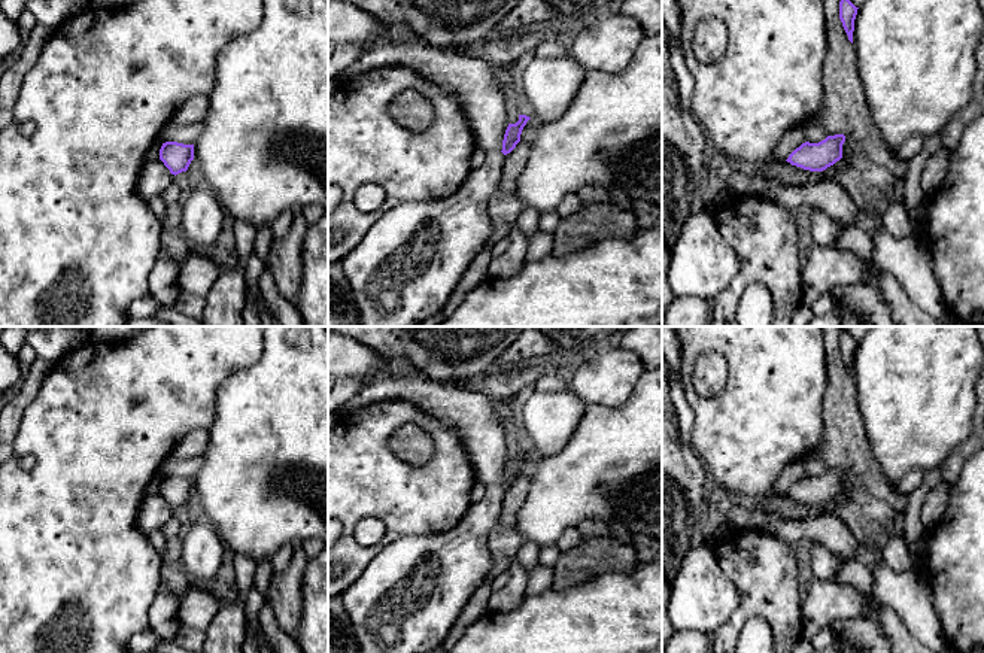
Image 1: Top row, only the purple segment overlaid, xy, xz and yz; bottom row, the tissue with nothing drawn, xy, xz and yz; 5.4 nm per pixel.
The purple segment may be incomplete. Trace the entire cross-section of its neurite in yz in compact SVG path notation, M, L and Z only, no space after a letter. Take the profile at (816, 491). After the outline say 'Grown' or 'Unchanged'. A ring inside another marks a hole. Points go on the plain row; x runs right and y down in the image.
M844 468L827 470L819 477L805 476L786 495L804 504L823 505L842 492L844 476Z. Unchanged

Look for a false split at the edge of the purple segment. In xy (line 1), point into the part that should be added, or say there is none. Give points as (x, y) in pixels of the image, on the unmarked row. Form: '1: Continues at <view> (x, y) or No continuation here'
1: No continuation here

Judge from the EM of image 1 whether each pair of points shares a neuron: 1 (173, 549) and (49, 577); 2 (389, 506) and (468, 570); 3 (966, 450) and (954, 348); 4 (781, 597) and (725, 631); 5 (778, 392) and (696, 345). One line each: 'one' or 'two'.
1: two
2: two
3: two
4: one
5: one

